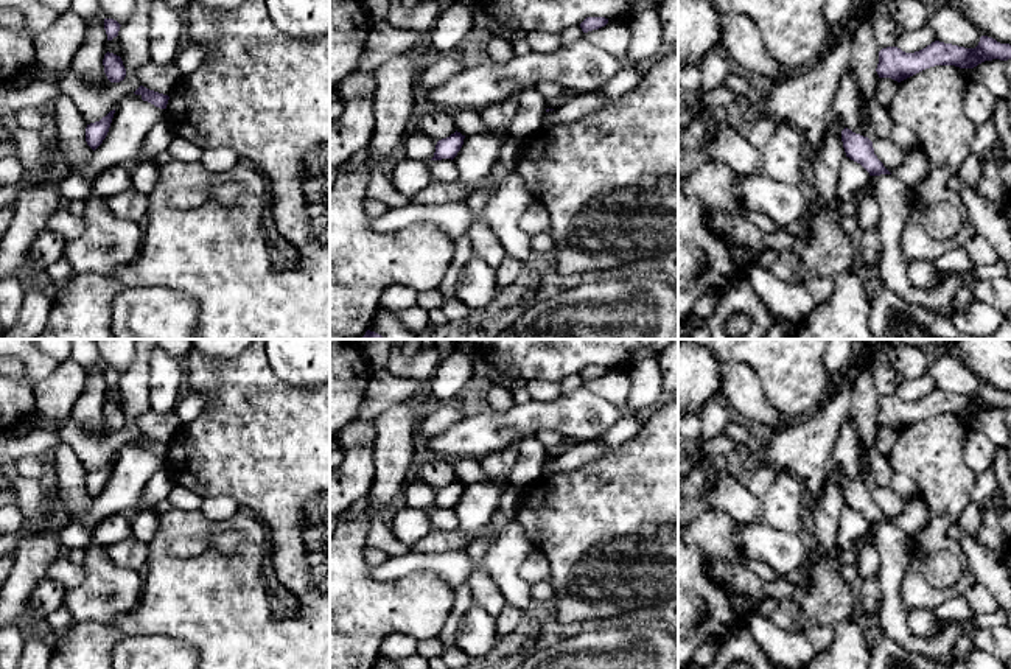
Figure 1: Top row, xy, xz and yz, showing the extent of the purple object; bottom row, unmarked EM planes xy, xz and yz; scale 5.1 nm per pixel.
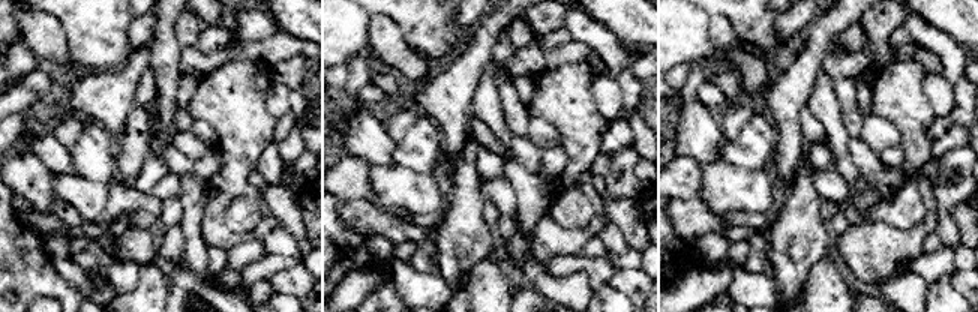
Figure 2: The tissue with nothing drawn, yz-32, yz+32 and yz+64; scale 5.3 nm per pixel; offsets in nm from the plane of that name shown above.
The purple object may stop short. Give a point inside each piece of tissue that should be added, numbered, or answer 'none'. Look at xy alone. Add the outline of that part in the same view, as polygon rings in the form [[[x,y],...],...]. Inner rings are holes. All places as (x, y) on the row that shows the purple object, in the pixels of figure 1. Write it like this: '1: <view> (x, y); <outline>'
none

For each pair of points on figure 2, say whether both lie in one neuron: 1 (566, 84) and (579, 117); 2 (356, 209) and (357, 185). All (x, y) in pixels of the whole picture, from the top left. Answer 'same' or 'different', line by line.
1: same
2: different

